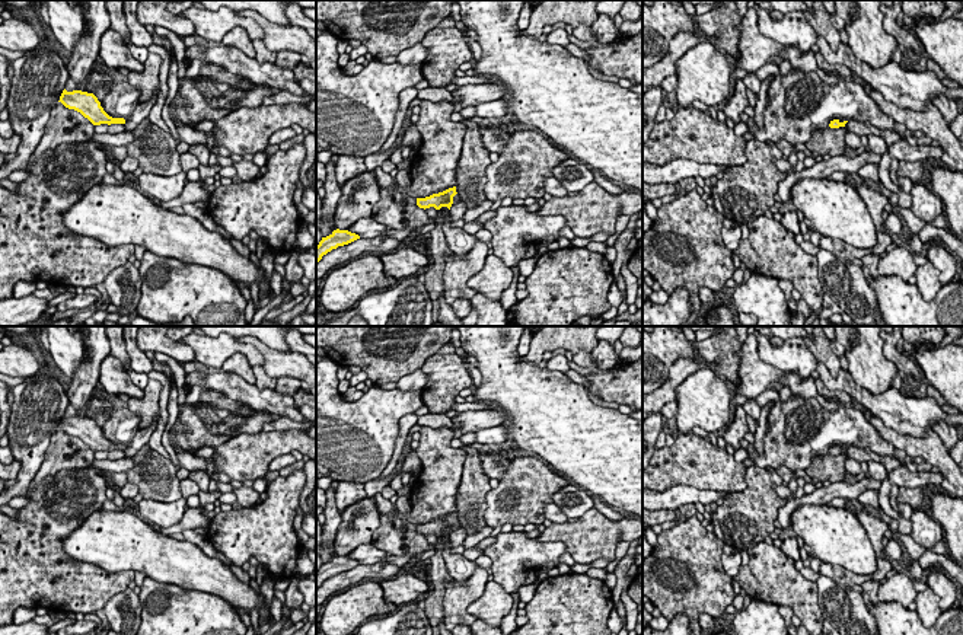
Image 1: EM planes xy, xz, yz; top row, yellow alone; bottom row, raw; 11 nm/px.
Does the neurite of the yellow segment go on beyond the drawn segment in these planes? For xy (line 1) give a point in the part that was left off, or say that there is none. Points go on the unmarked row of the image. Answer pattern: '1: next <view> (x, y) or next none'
1: next none

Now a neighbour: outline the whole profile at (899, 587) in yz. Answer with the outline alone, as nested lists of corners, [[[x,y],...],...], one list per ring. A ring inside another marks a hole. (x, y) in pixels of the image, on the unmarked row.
[[[906,572],[895,574],[877,591],[879,602],[899,602],[906,609],[915,602],[916,594],[913,580]]]

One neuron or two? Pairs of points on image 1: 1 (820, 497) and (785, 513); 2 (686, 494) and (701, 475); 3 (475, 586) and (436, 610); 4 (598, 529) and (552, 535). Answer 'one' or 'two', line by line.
1: one
2: two
3: two
4: one

